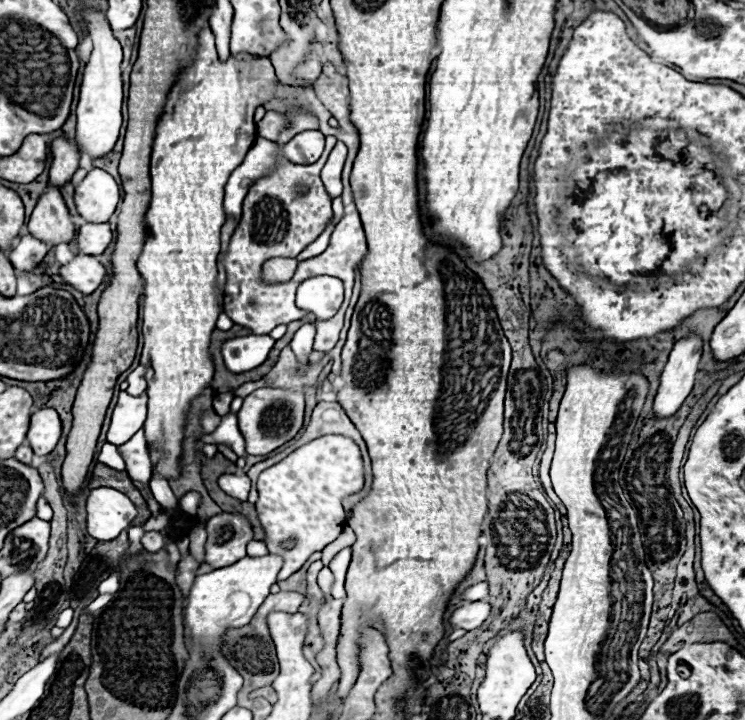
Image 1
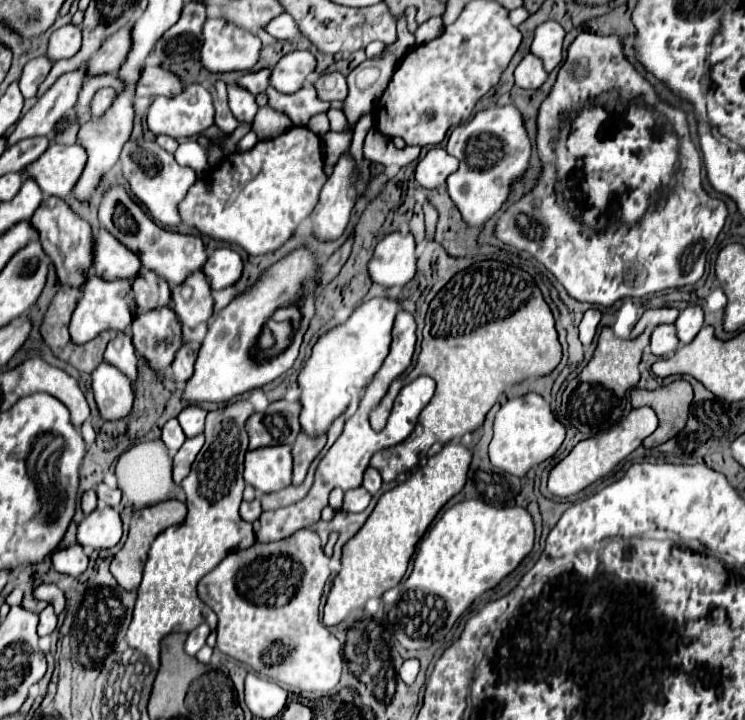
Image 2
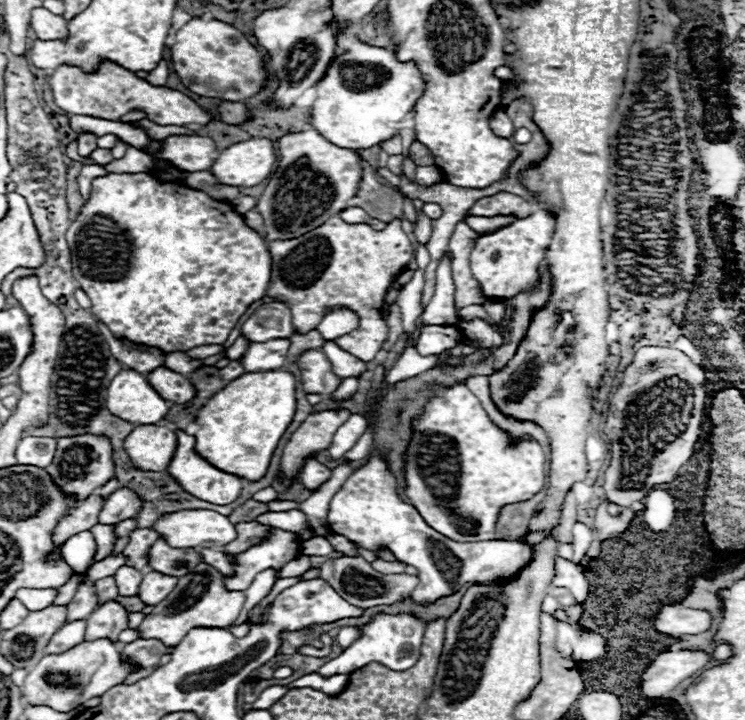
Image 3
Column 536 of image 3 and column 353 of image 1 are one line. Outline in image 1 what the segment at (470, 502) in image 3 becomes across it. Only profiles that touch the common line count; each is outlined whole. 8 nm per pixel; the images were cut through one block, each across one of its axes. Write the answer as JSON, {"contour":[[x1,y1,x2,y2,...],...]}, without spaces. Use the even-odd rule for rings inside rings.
{"contour":[[328,434,300,446,282,462,266,468,258,478,260,498,256,502,256,512,264,528,264,542,250,540,250,544,246,546,248,556,266,556,268,546,272,554,280,554,284,558,278,580,286,580,302,568,310,554,322,550,326,544,334,542,340,536,346,520,342,498,362,490,362,486,362,456,358,446,350,438],[286,540,294,540,294,546,290,550,282,548]]}

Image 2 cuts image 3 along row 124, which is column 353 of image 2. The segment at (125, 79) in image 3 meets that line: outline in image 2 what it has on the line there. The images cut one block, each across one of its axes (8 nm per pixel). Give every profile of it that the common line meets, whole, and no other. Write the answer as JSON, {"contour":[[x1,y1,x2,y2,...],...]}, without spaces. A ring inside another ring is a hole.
{"contour":[[344,154,334,168,332,176,324,184,320,192,318,206,310,214,312,234,320,242,330,242,342,236,344,228,348,226,350,212,356,200,356,180,358,174,354,172,354,160,350,154]]}

